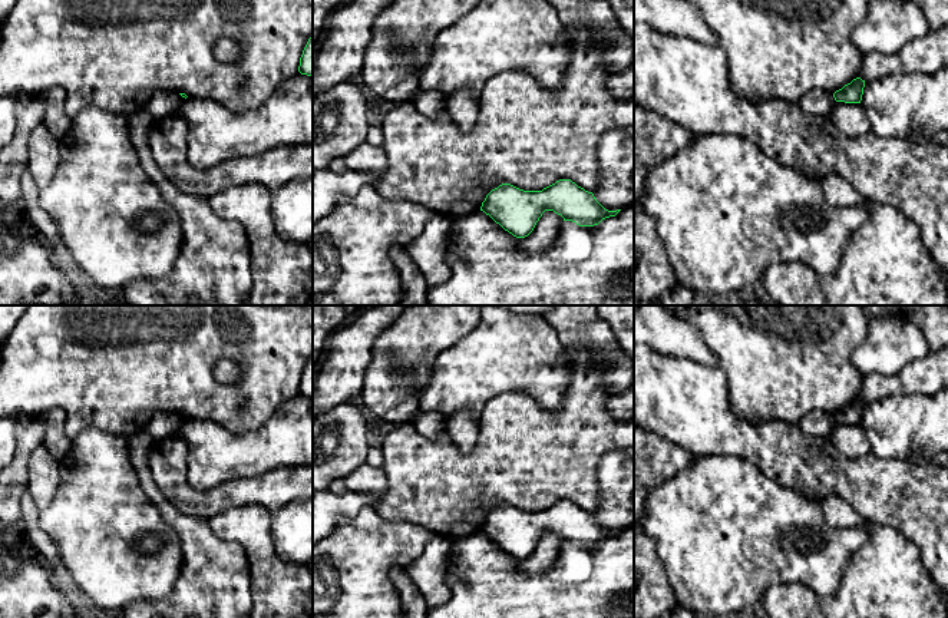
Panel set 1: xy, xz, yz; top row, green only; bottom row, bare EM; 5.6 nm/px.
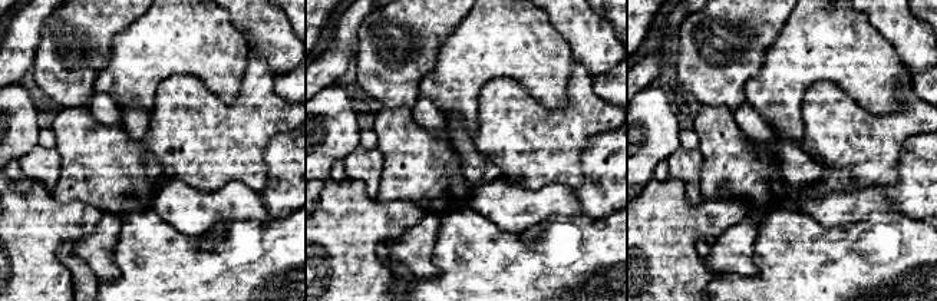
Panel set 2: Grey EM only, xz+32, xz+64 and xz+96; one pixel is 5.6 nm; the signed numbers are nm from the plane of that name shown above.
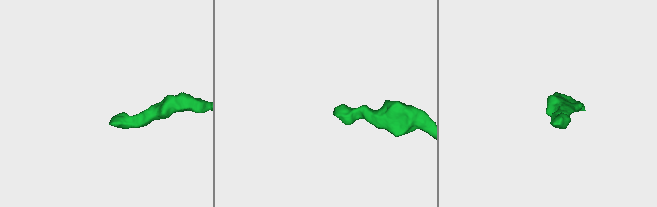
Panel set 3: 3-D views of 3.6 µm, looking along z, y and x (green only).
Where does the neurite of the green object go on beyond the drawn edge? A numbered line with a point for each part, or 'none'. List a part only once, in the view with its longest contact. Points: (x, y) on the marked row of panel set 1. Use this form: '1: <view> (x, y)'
none

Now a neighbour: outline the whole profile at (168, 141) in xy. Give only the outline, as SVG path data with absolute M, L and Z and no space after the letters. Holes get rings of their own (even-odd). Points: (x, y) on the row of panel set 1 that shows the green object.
M176 115L155 119L149 129L148 142L158 168L178 189L207 199L229 186L242 184L257 182L270 191L275 191L294 178L313 178L313 145L278 146L252 156L225 161L222 165L207 171L196 169L186 156L188 125Z

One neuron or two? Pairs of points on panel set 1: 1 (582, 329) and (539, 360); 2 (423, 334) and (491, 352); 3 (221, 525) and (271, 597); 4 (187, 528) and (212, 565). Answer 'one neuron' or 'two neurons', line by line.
1: two neurons
2: two neurons
3: one neuron
4: one neuron

